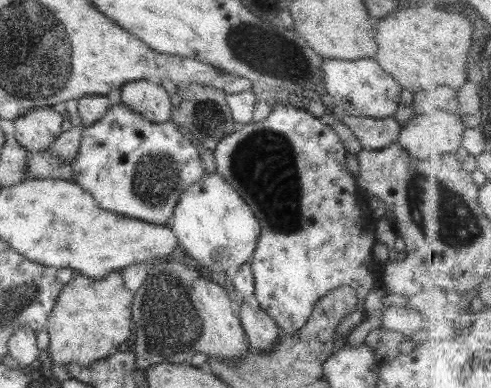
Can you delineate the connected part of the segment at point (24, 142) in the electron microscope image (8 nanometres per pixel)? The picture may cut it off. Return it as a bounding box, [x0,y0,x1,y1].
[14,107,62,153]

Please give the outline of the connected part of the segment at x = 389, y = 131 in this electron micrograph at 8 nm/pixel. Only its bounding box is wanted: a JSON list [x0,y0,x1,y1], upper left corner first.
[343,116,401,150]

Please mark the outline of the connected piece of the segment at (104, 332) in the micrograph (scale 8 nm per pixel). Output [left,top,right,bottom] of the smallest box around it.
[46,270,137,367]

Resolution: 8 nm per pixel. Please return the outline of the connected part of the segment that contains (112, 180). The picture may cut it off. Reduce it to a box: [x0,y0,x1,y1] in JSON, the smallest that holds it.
[71,102,204,226]

